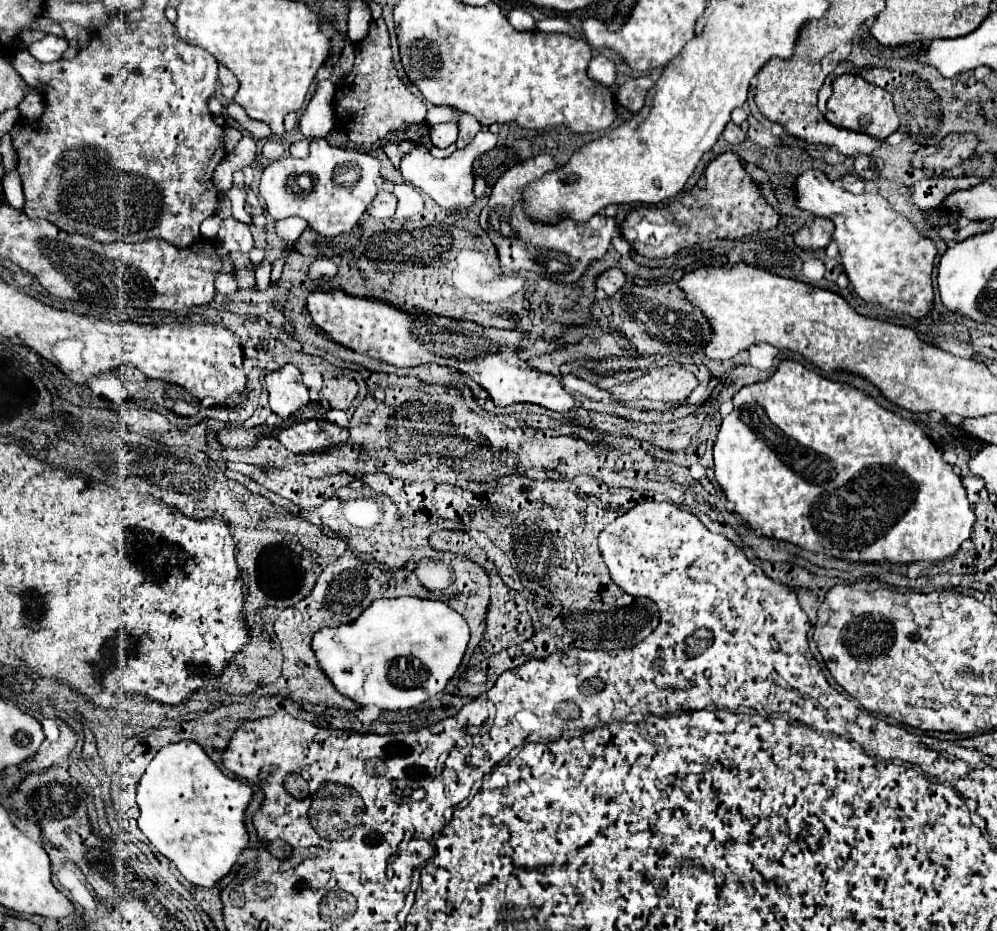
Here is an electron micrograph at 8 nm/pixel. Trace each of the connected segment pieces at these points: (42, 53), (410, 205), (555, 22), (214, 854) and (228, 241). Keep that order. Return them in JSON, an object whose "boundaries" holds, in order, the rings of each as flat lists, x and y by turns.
{"boundaries":[[[48,34,40,42,34,42,28,46,28,52,38,60,38,62,56,62,62,60,64,50,68,48,68,42,64,38,56,38]],[[404,183,395,185,393,194,398,198,398,206,393,216,395,219,408,219,419,213,424,207,421,195]],[[554,16,554,18,544,18,544,20,536,22,536,28,542,30,542,32,562,32,562,34,572,34,572,26,570,26,566,20,558,18,558,16]],[[182,740,160,748,142,774,136,796,140,806,138,826,190,884,214,888,232,872,238,856,250,846,244,814,252,798,254,790,224,776,200,744]],[[234,216,222,220,222,226,220,226,216,238,218,238,218,242,222,242,222,246,226,246,228,252,236,252,236,250,250,252,250,248,254,246,248,224,236,220]]]}

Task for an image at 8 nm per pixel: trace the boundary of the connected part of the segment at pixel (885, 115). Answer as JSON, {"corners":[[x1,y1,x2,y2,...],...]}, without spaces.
{"corners":[[842,74,832,82,832,96,828,100,826,118,834,126,842,126,856,132,868,132,872,138,878,138,878,140,884,140,900,126,900,118,894,110,892,96,884,88,878,88,866,82,862,76,854,76,854,74]]}

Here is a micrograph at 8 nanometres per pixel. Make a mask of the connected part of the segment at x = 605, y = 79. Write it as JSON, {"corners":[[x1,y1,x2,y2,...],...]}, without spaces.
{"corners":[[596,56,590,60,588,64,588,76,604,86,612,86,616,80,616,72,614,72,614,64,606,58,606,56]]}

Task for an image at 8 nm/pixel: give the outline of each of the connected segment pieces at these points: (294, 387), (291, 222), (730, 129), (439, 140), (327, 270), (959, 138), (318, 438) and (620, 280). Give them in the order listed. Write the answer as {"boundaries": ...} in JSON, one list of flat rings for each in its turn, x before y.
{"boundaries":[[[292,364,266,374,266,386,270,394,270,408,280,418,288,418,292,412,310,402,308,388,302,382,302,374]],[[286,218,286,220,276,222,276,234,283,238,291,248,306,228,308,228,308,222,302,220,302,218]],[[730,120,730,122,726,124,726,128,724,128,724,138,726,138,730,144,738,144,738,142,742,142,746,136,744,136,742,128]],[[452,122,436,124,430,128,430,140,432,140,432,146,436,148,448,148,450,144,456,142,456,138,458,138,458,128]],[[318,258,310,265,310,278,332,278,336,274,336,264,329,258]],[[948,134,940,144,920,148,912,164,926,170,950,170,972,158,978,144,976,134]],[[306,420,294,422,288,428,280,430,280,444,284,444,290,452,312,452,324,450,328,446,338,446,348,438,348,430,340,428,328,420]],[[610,268,596,278,596,288,600,288,606,296,612,296,624,286,624,272,620,268]]]}

